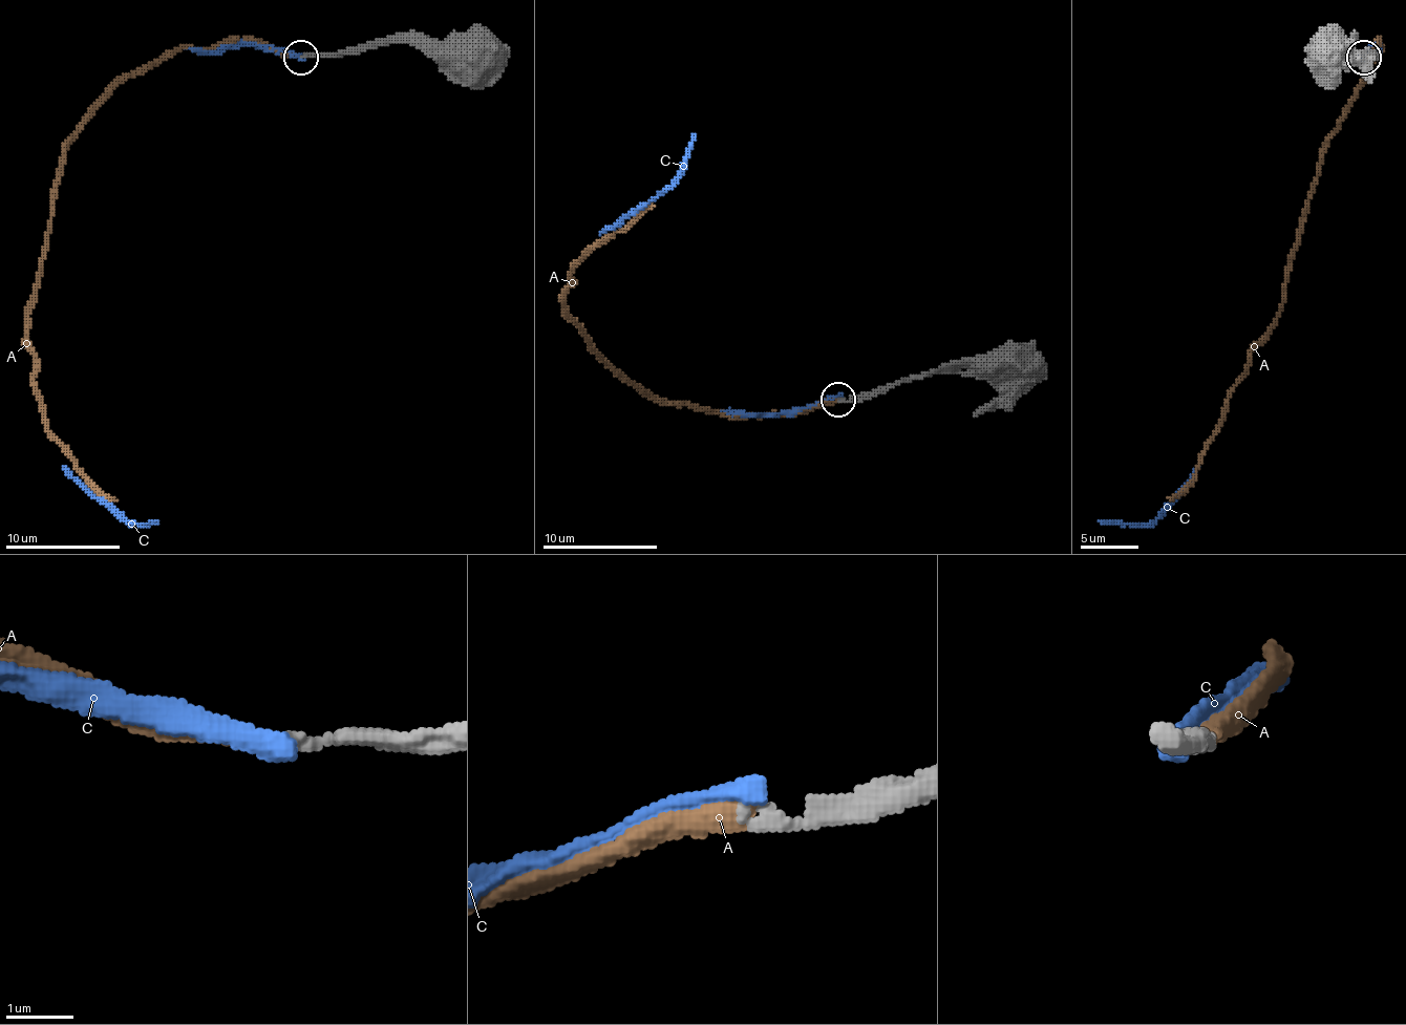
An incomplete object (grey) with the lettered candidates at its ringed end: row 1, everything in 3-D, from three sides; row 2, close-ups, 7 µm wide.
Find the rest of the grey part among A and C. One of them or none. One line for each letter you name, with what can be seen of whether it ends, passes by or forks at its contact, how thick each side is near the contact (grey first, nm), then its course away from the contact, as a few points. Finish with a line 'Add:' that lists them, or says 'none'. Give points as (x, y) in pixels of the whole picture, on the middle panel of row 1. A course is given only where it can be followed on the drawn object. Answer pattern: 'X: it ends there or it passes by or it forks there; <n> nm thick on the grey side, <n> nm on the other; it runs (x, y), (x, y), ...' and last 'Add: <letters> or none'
A: it ends there; 240 nm thick on the grey side, 280 nm on the other; it runs (838, 402), (795, 413), (706, 413), (660, 404), (602, 358), (565, 315), (571, 272), (654, 206)
Add: A

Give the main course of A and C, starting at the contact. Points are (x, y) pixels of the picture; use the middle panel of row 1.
A: (838, 402), (795, 413), (706, 413), (660, 404), (602, 358), (565, 315), (571, 272), (654, 206)
C: (842, 399), (827, 396), (807, 407), (781, 413), (735, 413), (599, 234), (665, 188), (677, 174), (695, 133)

